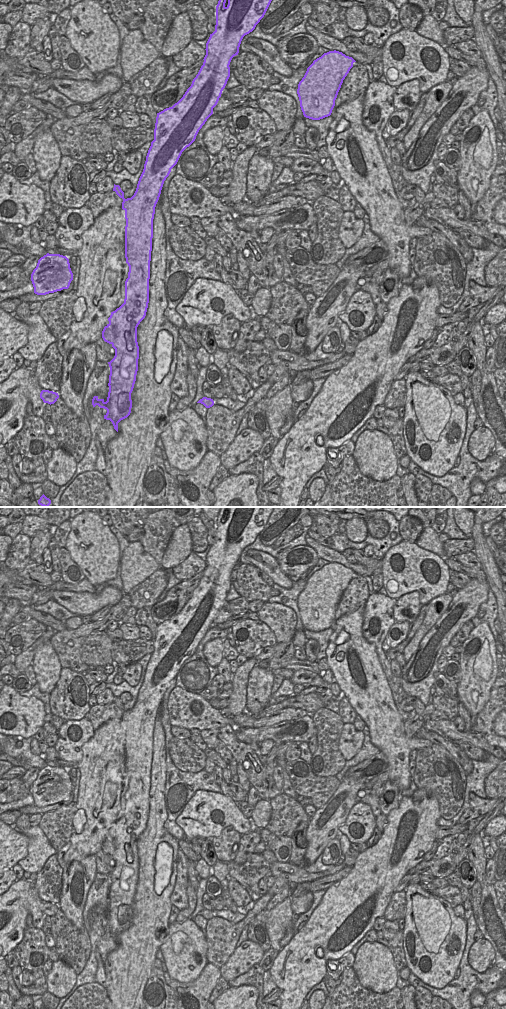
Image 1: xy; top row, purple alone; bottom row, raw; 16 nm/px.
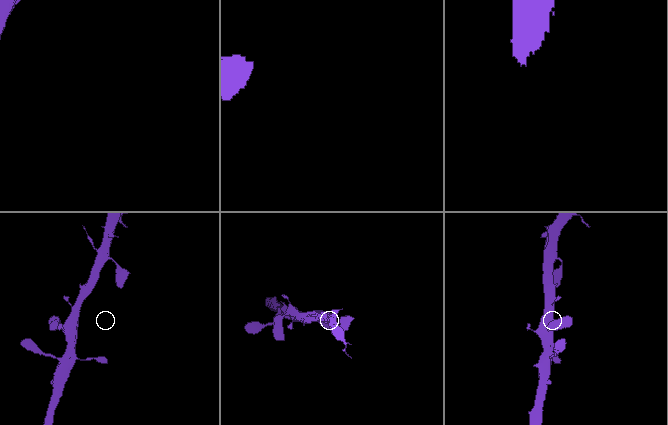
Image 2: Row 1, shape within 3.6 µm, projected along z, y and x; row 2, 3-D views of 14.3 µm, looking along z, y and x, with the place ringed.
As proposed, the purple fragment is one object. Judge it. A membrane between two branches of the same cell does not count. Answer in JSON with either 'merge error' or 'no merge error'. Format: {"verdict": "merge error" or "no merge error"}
{"verdict": "no merge error"}

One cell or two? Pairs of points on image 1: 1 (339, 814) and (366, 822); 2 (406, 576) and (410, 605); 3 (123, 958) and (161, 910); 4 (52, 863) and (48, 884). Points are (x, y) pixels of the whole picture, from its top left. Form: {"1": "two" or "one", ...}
{"1": "two", "2": "two", "3": "one", "4": "one"}

